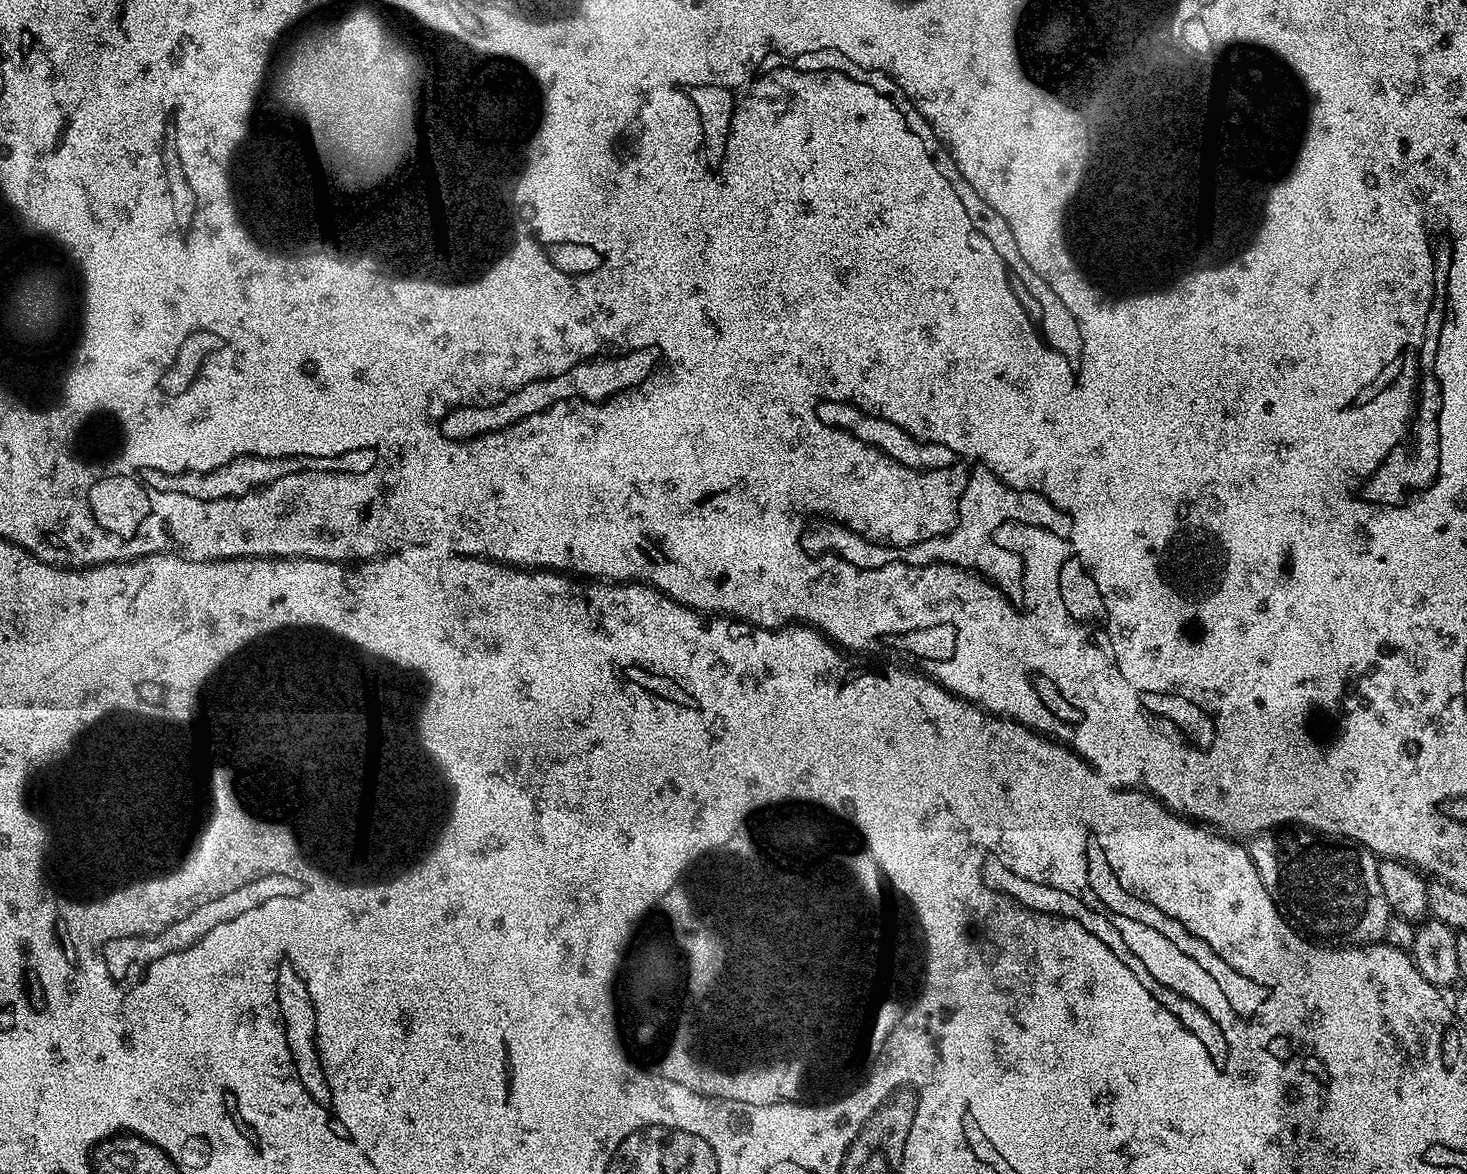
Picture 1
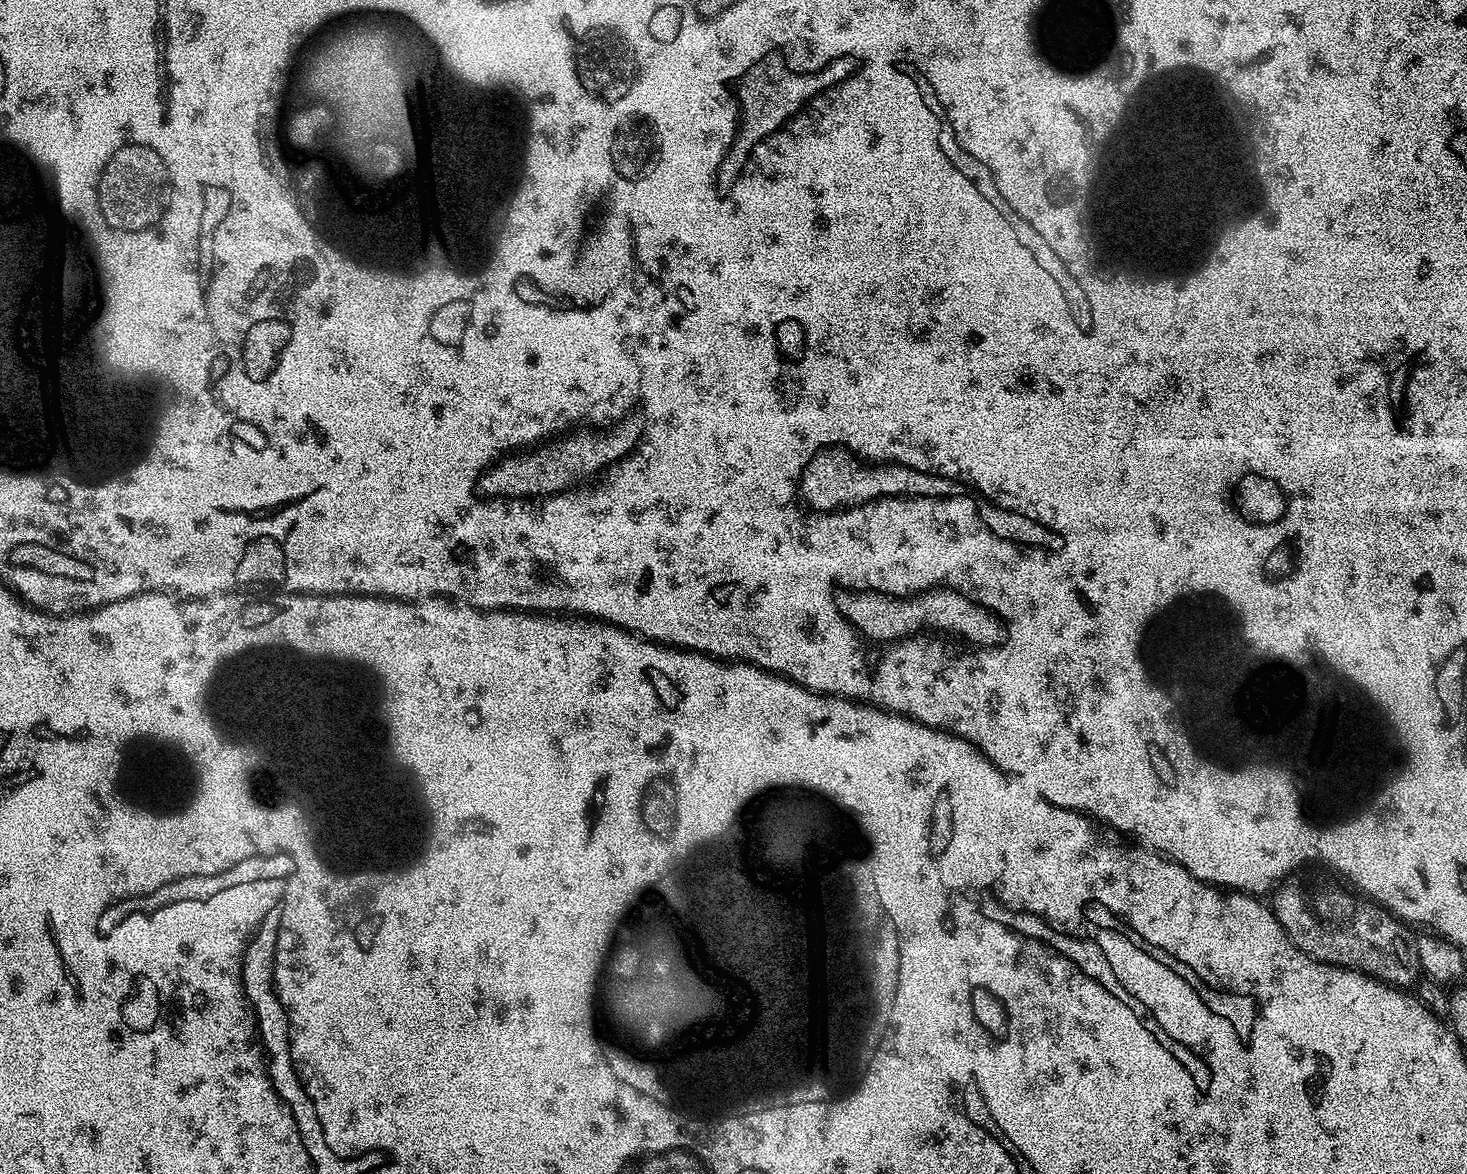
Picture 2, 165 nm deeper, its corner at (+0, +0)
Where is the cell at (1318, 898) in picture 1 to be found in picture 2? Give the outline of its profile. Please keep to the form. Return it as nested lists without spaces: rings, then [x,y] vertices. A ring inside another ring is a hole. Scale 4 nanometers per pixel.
[[[1284,882],[1271,893],[1270,907],[1276,913],[1277,922],[1284,927],[1286,934],[1296,943],[1297,948],[1315,960],[1324,964],[1337,964],[1339,968],[1352,968],[1355,972],[1363,972],[1383,984],[1390,984],[1401,990],[1411,989],[1416,979],[1421,979],[1420,964],[1416,960],[1413,941],[1408,940],[1405,925],[1397,920],[1391,912],[1367,898],[1361,898],[1351,891],[1343,892],[1340,888],[1316,888],[1307,892],[1300,884]]]

